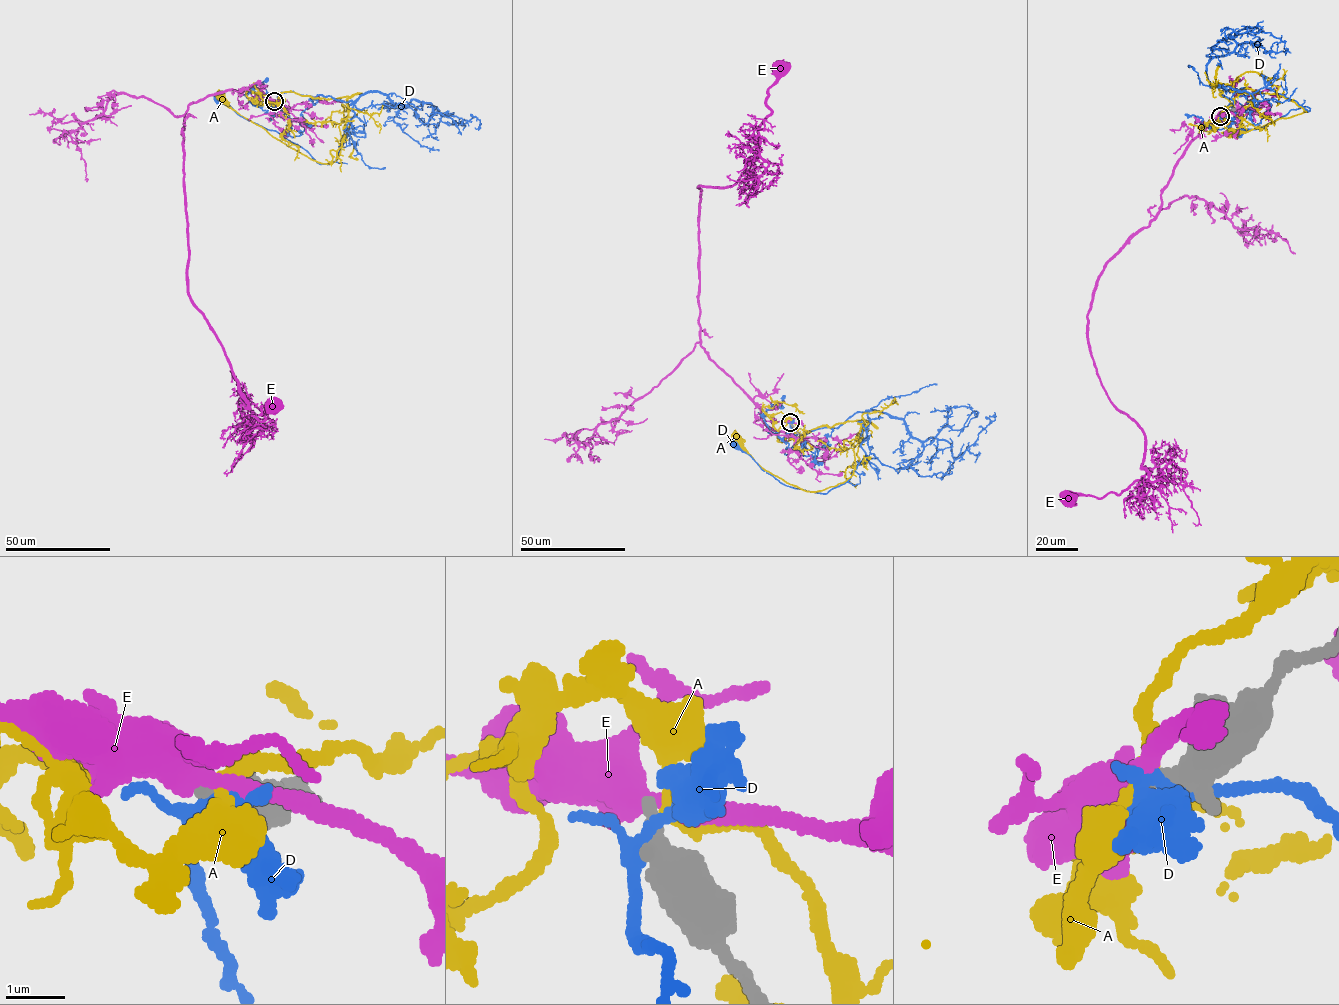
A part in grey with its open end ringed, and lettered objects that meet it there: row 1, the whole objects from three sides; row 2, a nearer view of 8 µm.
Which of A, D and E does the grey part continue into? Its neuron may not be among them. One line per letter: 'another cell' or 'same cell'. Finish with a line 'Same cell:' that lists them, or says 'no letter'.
A: another cell
D: another cell
E: another cell
Same cell: no letter

